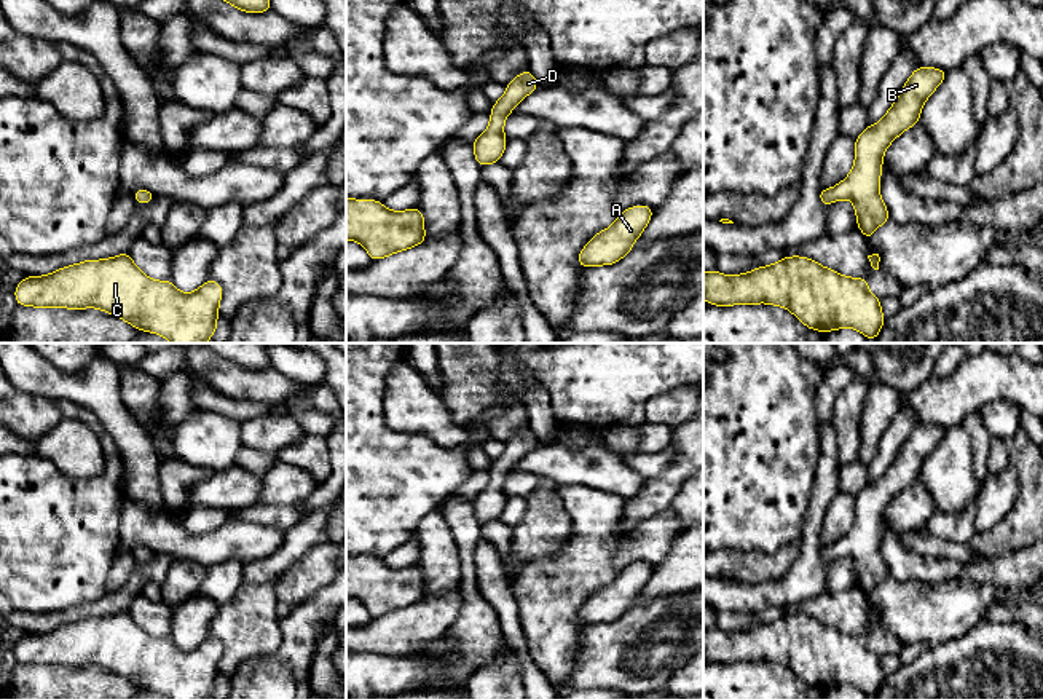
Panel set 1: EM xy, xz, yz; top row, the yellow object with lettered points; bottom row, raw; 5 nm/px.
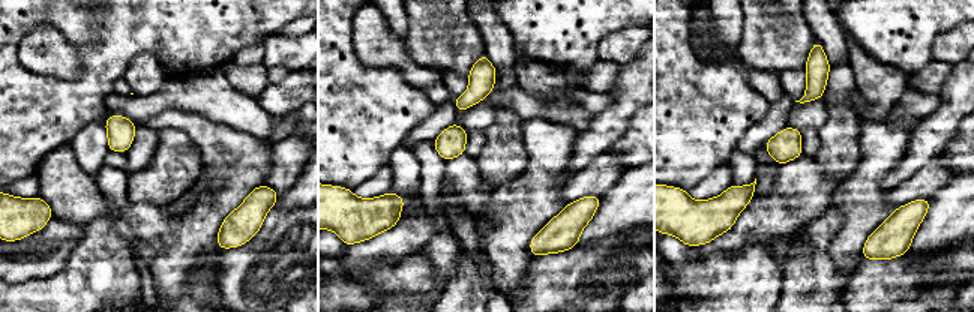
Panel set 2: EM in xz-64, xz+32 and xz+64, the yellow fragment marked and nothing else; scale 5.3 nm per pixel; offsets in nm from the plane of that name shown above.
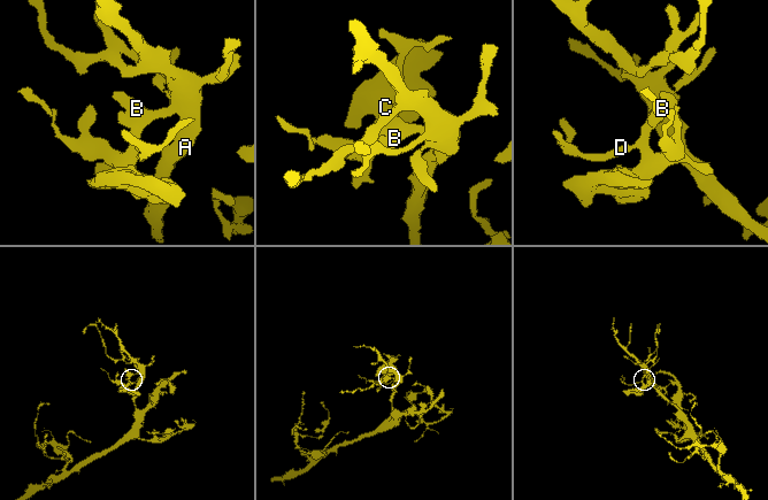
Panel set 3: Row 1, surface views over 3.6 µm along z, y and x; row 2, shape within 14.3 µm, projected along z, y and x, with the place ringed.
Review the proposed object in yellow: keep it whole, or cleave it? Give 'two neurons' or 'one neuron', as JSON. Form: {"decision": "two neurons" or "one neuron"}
{"decision": "one neuron"}

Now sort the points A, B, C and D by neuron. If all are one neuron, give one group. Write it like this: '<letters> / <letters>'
A B C D

